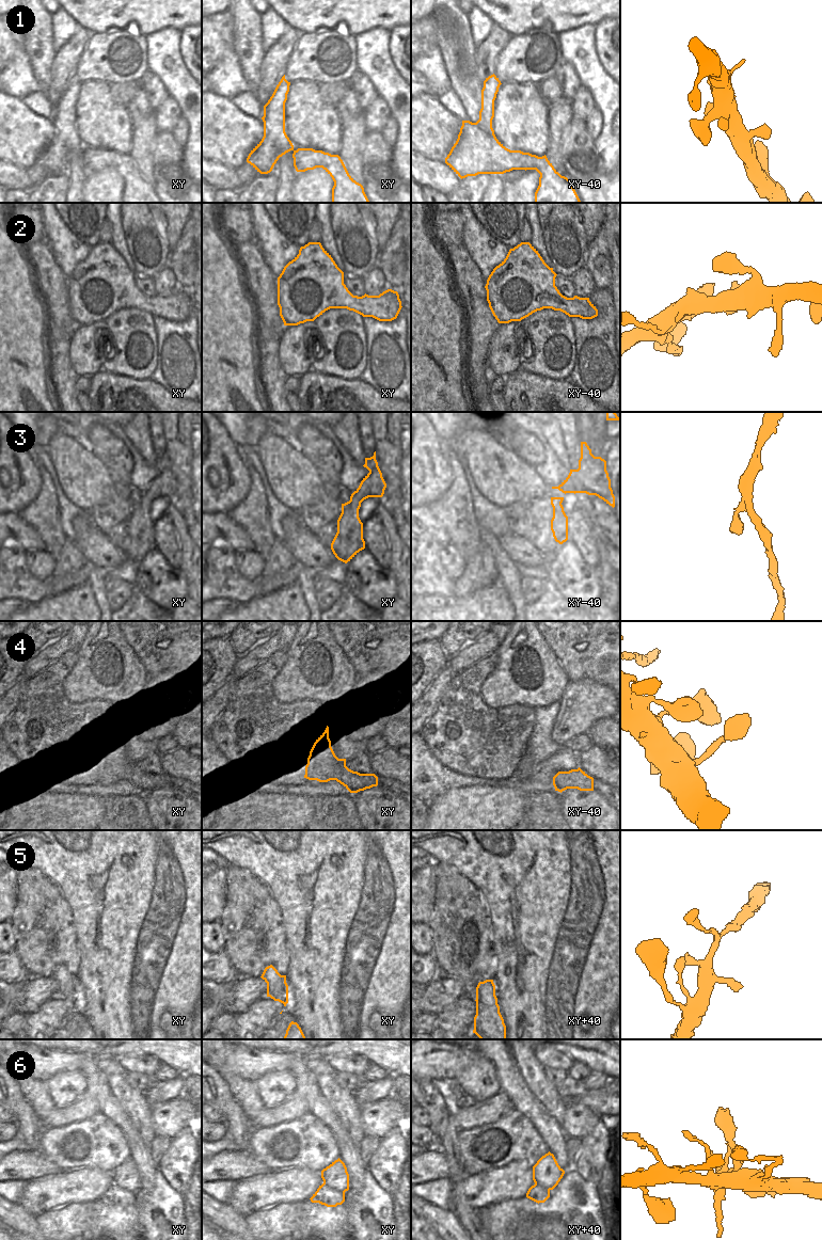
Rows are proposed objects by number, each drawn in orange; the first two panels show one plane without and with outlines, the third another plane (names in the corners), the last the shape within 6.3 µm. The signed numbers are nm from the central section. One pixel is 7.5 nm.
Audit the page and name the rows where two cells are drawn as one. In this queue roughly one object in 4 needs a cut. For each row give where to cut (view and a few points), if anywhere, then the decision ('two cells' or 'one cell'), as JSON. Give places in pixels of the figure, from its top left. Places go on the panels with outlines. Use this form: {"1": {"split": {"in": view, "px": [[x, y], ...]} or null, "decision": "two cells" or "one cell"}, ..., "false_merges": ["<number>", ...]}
{"1": {"split": null, "decision": "one cell"}, "2": {"split": null, "decision": "one cell"}, "3": {"split": null, "decision": "one cell"}, "4": {"split": null, "decision": "one cell"}, "5": {"split": null, "decision": "one cell"}, "6": {"split": {"in": "xy", "px": [[323, 1182], [344, 1192]]}, "decision": "two cells"}, "false_merges": ["6"]}

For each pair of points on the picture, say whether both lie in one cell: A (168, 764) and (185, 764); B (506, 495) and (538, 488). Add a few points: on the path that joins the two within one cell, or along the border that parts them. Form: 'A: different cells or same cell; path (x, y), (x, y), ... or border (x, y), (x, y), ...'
A: same cell; path (172, 764), (180, 764)
B: same cell; path (514, 488), (531, 487)

